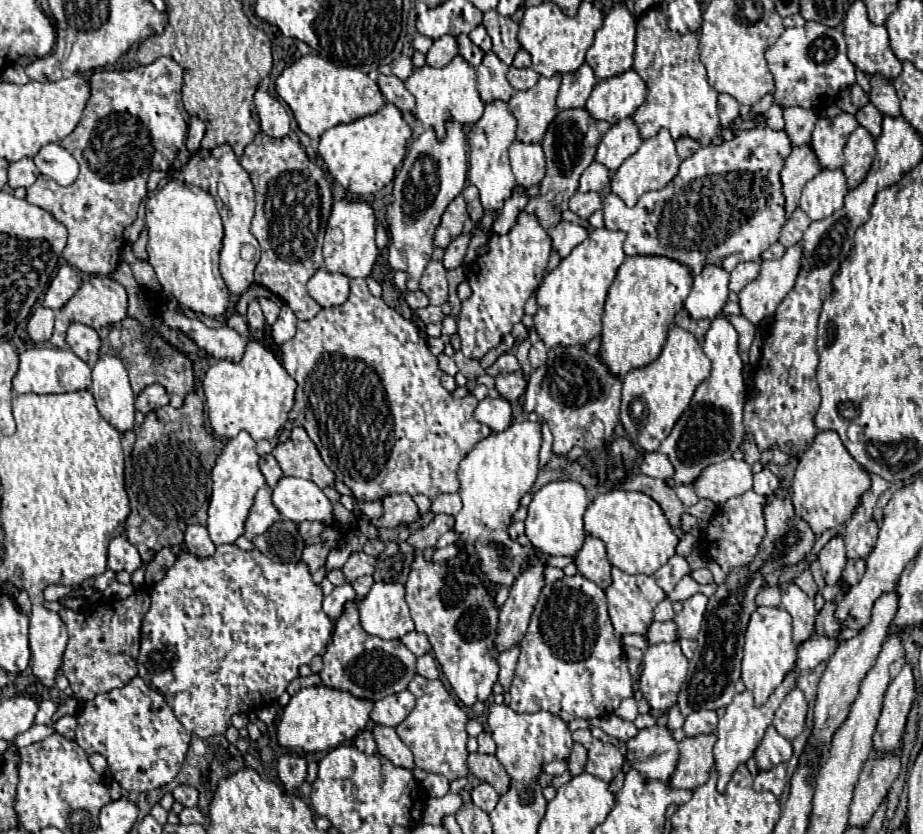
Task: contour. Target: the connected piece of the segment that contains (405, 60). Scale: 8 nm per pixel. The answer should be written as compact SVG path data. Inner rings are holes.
M400 55L394 63L392 63L392 73L398 77L398 79L402 79L402 81L406 81L412 73L414 73L414 67L412 67L412 59L410 57L406 57L406 55Z

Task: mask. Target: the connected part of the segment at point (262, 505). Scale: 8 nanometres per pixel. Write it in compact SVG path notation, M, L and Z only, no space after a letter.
M268 487L258 489L254 505L252 505L250 515L246 519L244 537L246 539L254 539L256 535L262 535L268 527L272 527L276 521L280 521L280 517L282 515L278 513L278 509L274 507L274 503L270 499L270 489Z

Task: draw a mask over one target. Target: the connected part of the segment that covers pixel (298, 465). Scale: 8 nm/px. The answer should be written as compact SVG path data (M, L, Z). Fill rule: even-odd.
M302 427L292 429L292 435L286 443L274 447L272 455L280 463L280 469L286 477L302 477L314 481L320 489L334 487L334 473L324 465L316 445L306 435Z

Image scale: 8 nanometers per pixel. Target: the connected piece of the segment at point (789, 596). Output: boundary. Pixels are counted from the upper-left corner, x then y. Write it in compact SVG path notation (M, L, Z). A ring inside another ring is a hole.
M790 585L786 595L782 595L782 607L792 615L792 639L798 647L814 635L814 601L796 585Z

